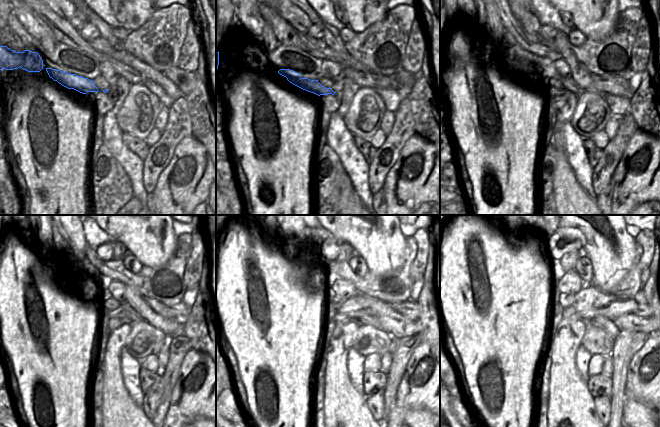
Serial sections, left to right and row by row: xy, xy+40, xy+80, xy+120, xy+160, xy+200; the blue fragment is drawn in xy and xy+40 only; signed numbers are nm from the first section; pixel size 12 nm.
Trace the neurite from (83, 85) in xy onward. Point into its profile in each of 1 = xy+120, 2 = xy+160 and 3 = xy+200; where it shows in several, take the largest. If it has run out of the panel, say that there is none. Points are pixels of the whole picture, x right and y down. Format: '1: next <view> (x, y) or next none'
1: next xy+120 (127, 317)
2: next xy+160 (373, 321)
3: next xy+200 (607, 325)

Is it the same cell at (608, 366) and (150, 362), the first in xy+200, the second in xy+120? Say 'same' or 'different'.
different

